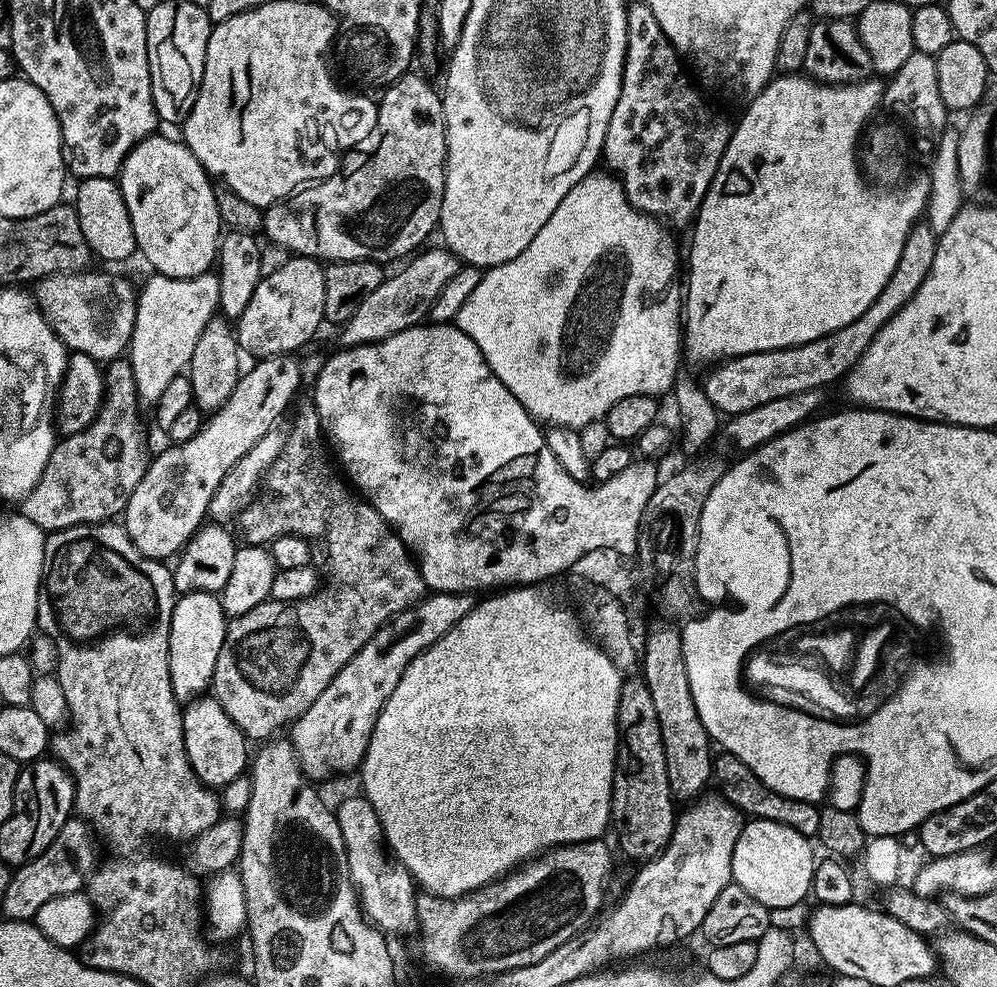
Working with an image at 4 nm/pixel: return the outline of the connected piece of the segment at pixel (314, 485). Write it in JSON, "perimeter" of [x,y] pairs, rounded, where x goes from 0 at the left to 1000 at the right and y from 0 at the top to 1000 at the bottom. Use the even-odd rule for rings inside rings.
{"perimeter":[[[306,407],[298,415],[288,440],[289,447],[283,460],[279,460],[275,472],[271,472],[265,481],[265,488],[253,508],[241,518],[240,542],[245,542],[249,546],[246,548],[253,553],[272,552],[280,543],[301,543],[316,553],[320,562],[321,559],[325,562],[330,588],[326,596],[324,593],[311,604],[292,610],[266,610],[255,614],[255,618],[246,624],[230,627],[223,659],[219,659],[211,701],[237,733],[239,740],[243,740],[253,752],[268,751],[274,744],[280,743],[277,741],[284,734],[285,737],[292,735],[317,710],[319,703],[331,695],[339,679],[343,679],[347,671],[351,671],[351,667],[355,667],[355,663],[359,663],[359,659],[371,650],[373,643],[388,628],[419,611],[427,603],[425,587],[412,558],[405,554],[393,532],[388,531],[368,507],[358,502],[339,477],[327,443],[321,436],[316,409]]]}

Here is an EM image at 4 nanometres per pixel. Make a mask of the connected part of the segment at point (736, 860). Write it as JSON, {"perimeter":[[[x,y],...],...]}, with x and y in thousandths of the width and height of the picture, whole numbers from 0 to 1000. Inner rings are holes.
{"perimeter":[[[751,830],[736,857],[736,869],[733,870],[733,893],[743,898],[744,902],[748,903],[748,906],[755,907],[771,923],[778,924],[778,922],[798,918],[807,909],[810,910],[813,905],[815,886],[820,874],[819,867],[816,867],[814,855],[815,852],[811,848],[782,833]]]}

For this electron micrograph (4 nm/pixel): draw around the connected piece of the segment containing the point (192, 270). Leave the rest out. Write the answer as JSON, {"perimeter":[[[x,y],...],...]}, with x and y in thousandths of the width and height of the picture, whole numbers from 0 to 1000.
{"perimeter":[[[153,136],[138,144],[130,152],[120,169],[118,185],[130,223],[134,229],[134,241],[139,258],[144,258],[153,267],[155,275],[171,282],[195,282],[214,271],[223,242],[221,214],[217,204],[214,179],[195,160],[193,153],[180,141]]]}

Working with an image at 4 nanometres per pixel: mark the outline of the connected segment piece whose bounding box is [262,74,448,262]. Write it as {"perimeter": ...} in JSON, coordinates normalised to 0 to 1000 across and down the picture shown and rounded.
{"perimeter":[[[406,75],[400,77],[400,79],[398,79],[394,85],[390,85],[388,89],[384,90],[382,97],[385,98],[380,98],[379,108],[377,110],[377,134],[380,135],[380,138],[382,137],[381,143],[379,143],[377,146],[377,155],[375,155],[374,158],[366,164],[366,166],[359,167],[358,170],[354,172],[354,174],[349,174],[346,176],[346,178],[344,178],[344,176],[338,176],[335,178],[330,178],[327,182],[314,185],[312,188],[306,188],[294,195],[288,203],[282,203],[281,206],[272,207],[270,211],[265,212],[265,230],[263,235],[264,238],[267,237],[270,239],[268,242],[272,244],[272,246],[283,249],[291,257],[296,257],[299,259],[312,259],[322,265],[336,265],[339,263],[376,263],[378,265],[386,265],[385,263],[397,263],[400,261],[400,259],[406,258],[405,260],[408,260],[410,257],[416,256],[418,252],[420,252],[422,248],[426,246],[424,243],[427,242],[428,239],[432,237],[432,235],[436,236],[438,234],[441,225],[441,214],[443,213],[443,197],[445,196],[445,167],[449,165],[449,149],[447,148],[447,132],[445,131],[445,103],[442,94],[438,92],[438,90],[436,93],[436,91],[433,90],[432,87],[429,86],[423,78],[413,76],[414,75]]]}

